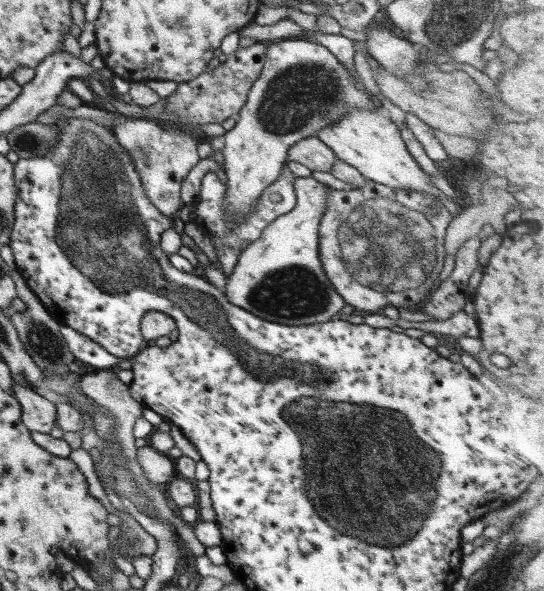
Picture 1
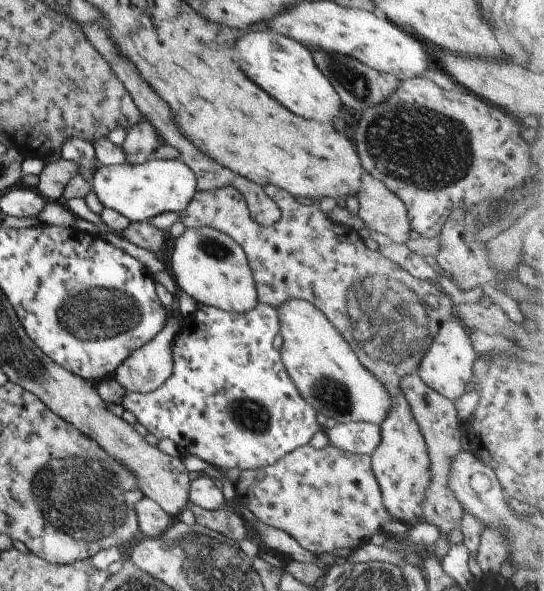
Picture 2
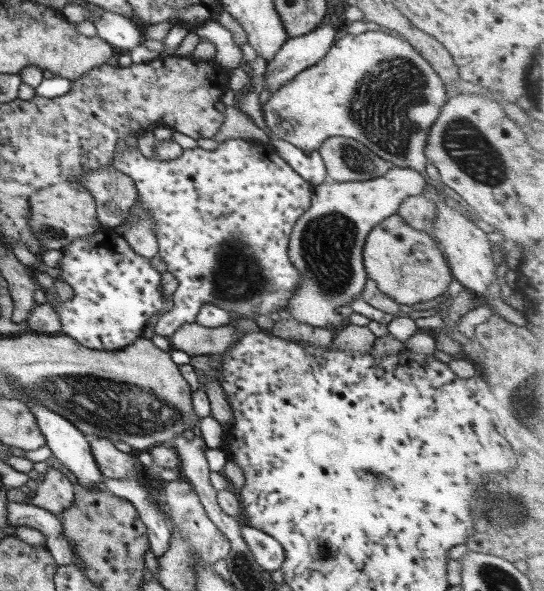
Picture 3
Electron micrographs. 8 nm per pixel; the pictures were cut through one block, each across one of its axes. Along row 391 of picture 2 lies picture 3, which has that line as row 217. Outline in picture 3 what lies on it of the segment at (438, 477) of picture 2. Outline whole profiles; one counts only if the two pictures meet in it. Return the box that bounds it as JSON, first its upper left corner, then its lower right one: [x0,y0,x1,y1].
[398,195,438,230]

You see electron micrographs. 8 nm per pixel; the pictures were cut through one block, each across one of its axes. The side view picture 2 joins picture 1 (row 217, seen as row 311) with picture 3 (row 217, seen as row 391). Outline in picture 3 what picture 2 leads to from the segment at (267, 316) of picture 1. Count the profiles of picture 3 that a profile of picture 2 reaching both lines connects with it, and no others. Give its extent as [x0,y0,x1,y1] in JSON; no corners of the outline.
[287,167,429,328]

